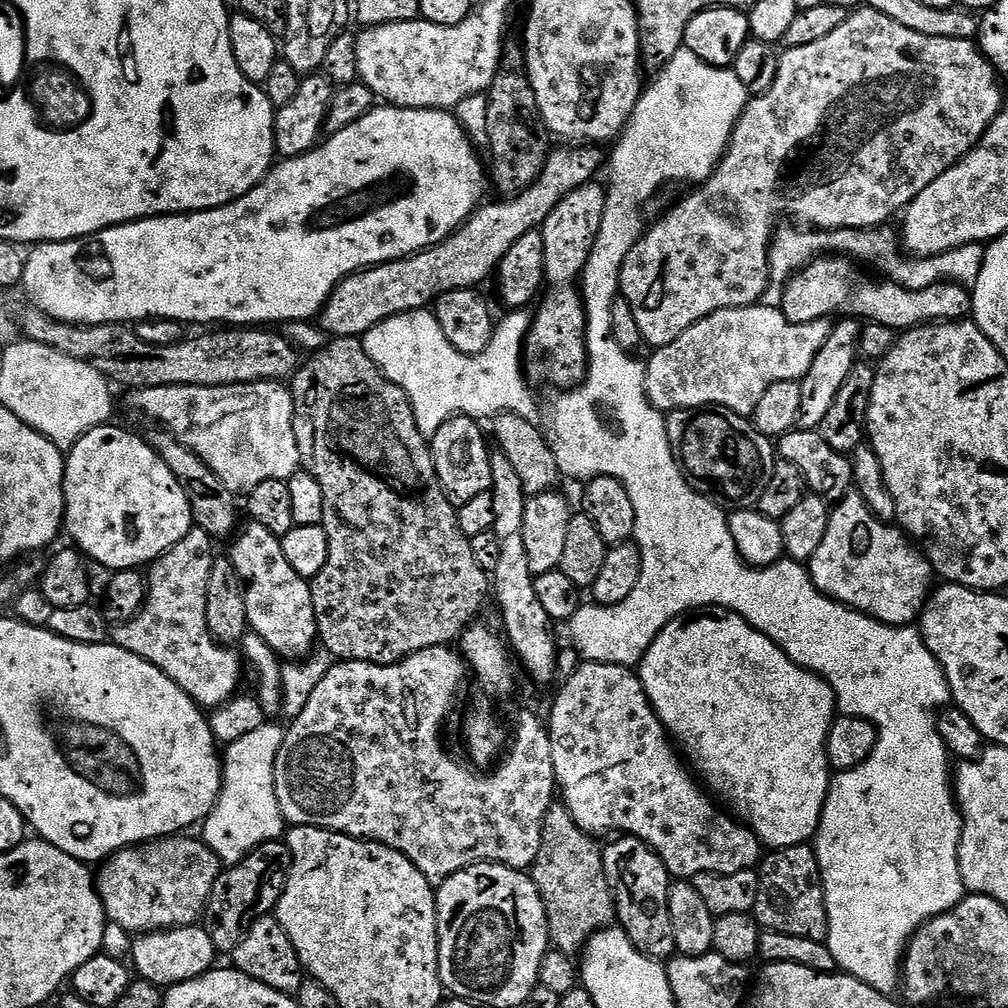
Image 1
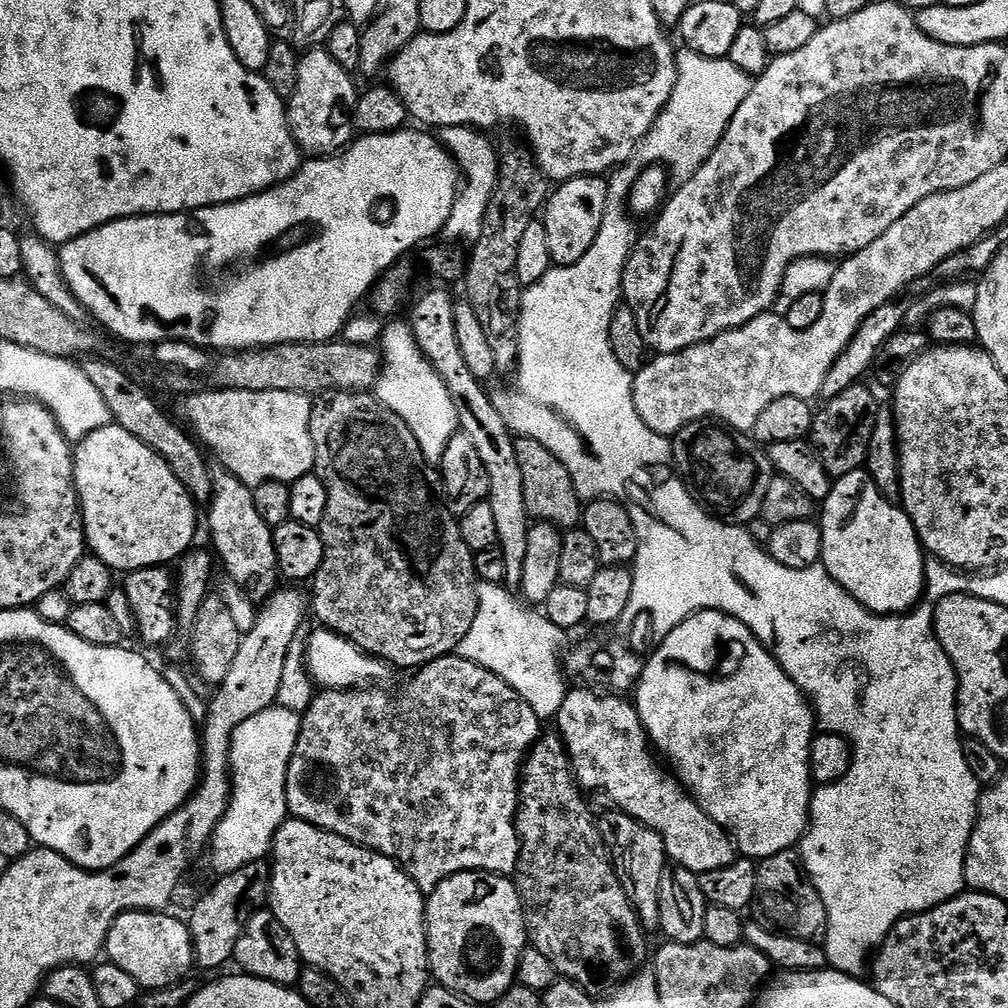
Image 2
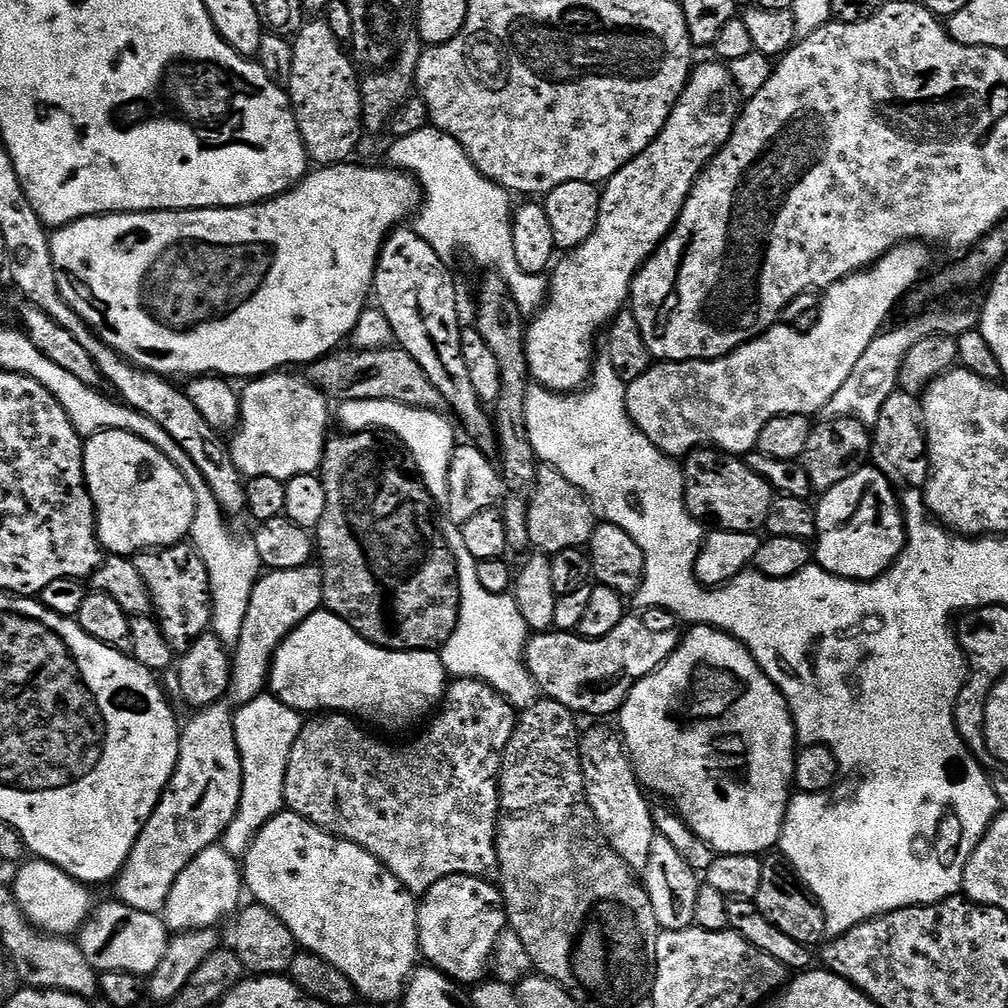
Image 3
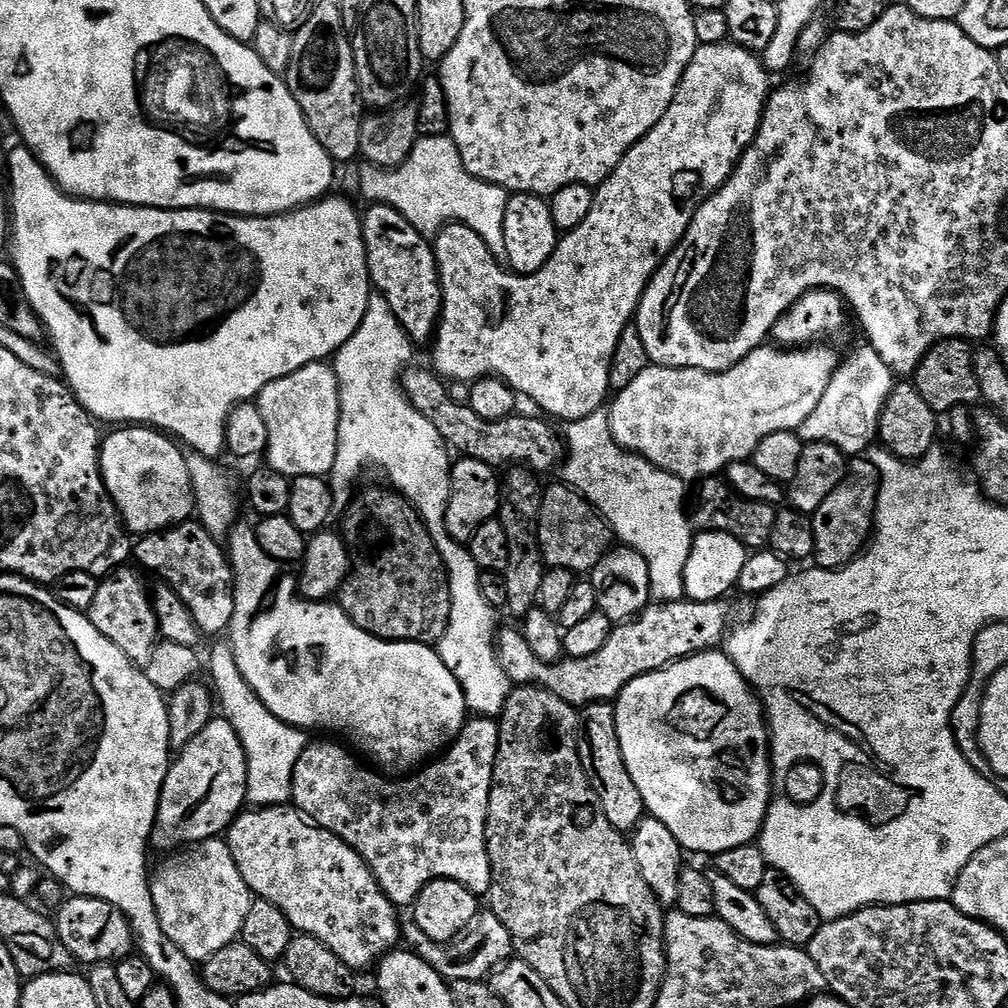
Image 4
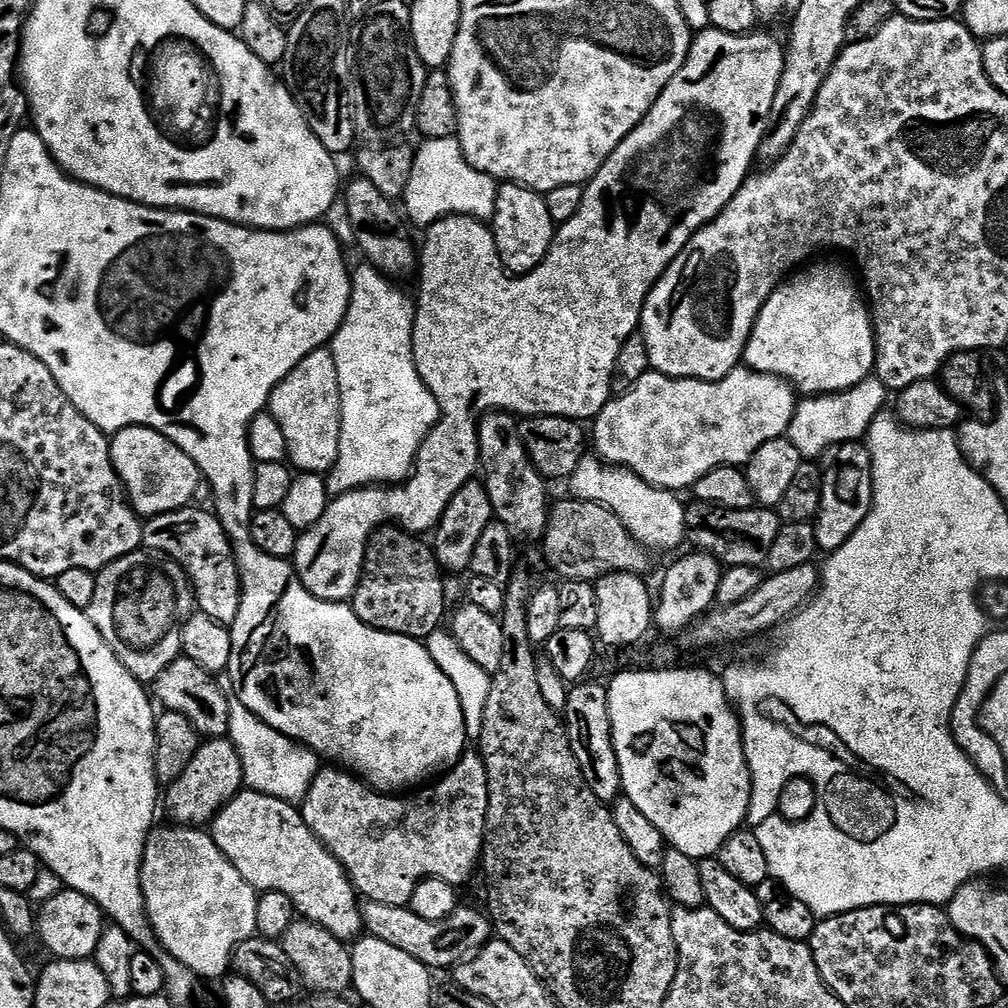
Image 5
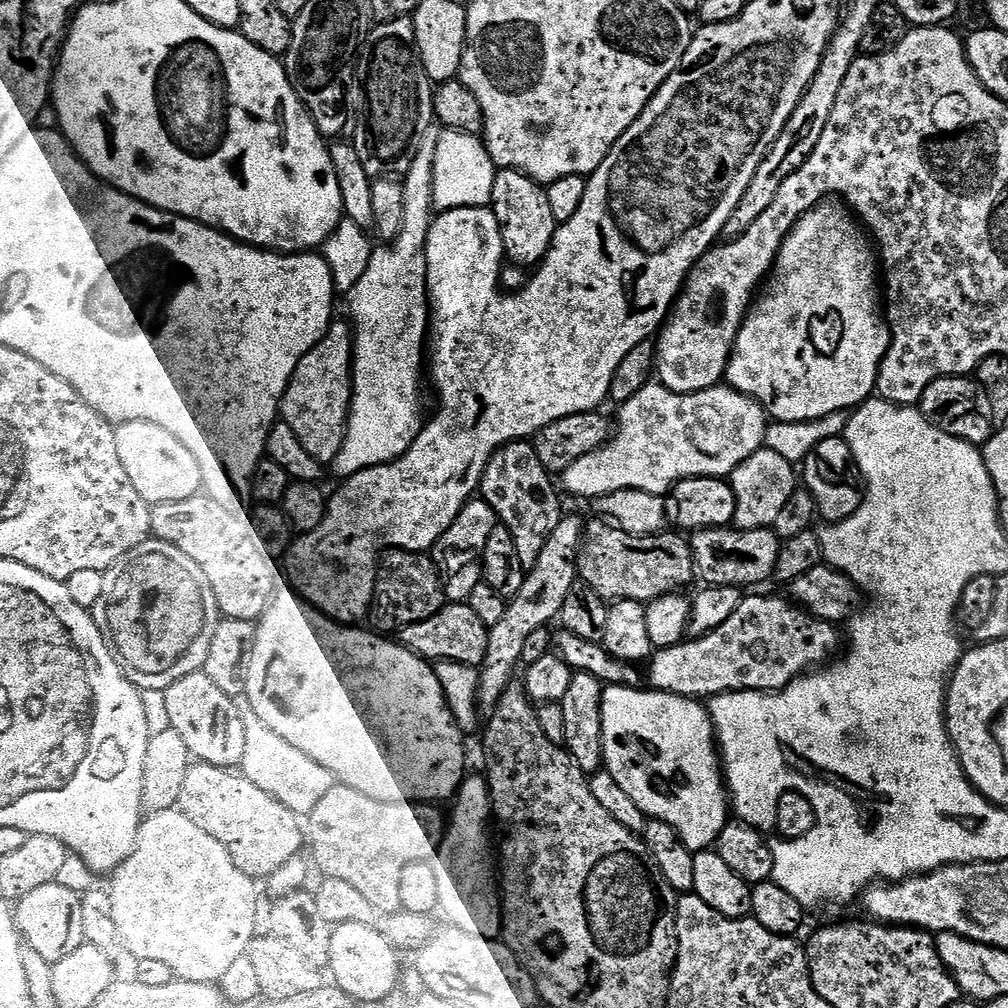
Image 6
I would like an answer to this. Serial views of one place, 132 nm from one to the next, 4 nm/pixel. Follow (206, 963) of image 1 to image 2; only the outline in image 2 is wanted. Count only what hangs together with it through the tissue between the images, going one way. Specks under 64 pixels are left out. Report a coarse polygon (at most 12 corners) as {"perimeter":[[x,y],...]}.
{"perimeter":[[160,910],[121,912],[104,944],[141,989],[194,968],[187,923]]}

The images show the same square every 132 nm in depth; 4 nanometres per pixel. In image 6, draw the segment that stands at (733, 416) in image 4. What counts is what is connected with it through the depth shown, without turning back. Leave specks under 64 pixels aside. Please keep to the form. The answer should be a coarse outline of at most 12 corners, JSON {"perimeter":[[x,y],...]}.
{"perimeter":[[649,382],[562,473],[588,502],[731,477],[765,447],[758,401]]}

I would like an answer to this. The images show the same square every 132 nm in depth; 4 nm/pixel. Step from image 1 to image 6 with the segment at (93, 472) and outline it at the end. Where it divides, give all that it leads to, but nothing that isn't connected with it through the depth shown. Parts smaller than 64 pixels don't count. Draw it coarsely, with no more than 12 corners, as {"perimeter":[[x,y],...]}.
{"perimeter":[[115,425],[118,458],[147,504],[201,491],[200,471],[170,430]]}

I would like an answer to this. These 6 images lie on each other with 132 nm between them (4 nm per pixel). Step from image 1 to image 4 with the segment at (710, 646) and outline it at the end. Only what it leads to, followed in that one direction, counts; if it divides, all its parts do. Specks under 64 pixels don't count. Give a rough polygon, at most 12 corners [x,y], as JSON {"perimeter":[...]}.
{"perimeter":[[727,651],[635,676],[626,770],[681,849],[753,843],[774,765]]}

